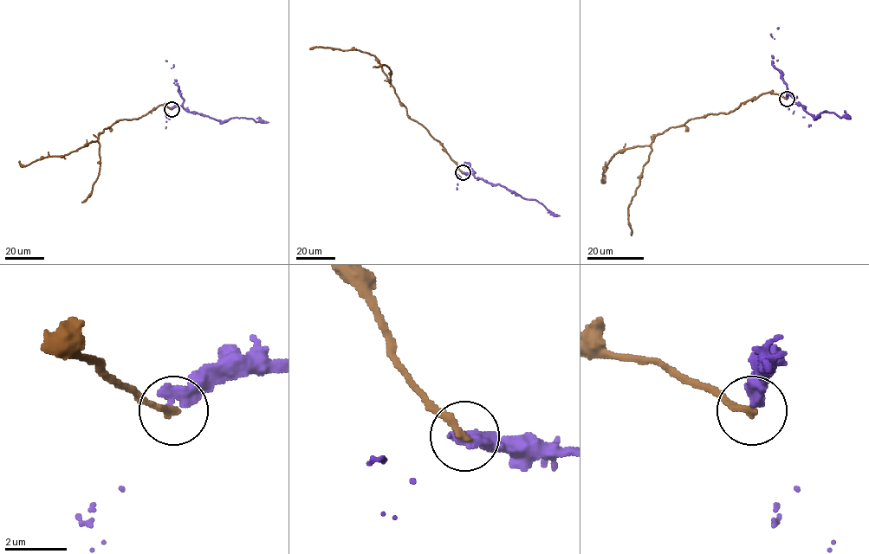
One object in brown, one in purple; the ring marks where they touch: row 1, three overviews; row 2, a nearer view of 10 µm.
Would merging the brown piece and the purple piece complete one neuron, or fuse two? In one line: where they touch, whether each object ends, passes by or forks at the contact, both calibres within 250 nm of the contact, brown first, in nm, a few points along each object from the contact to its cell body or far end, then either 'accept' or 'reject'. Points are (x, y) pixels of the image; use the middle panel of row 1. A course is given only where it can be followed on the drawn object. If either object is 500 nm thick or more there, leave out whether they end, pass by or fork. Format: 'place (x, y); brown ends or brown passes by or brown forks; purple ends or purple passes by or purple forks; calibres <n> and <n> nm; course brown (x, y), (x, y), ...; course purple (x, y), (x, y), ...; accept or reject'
place (463, 172); brown ends; purple ends; calibres 240 and 440 nm; course brown (463, 173), (441, 143), (422, 125), (411, 119), (373, 55), (354, 49), (311, 48); course purple (463, 173), (471, 174), (492, 184), (499, 183), (522, 197), (535, 199), (559, 215); reject

